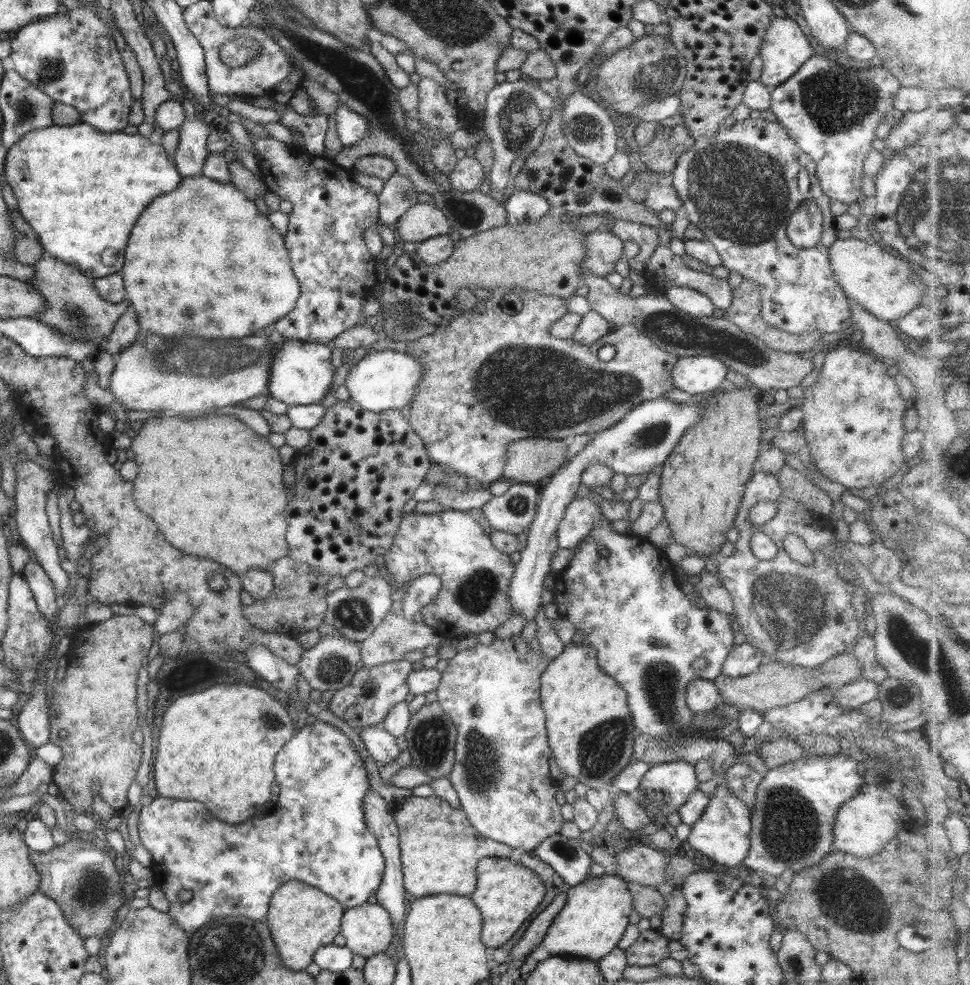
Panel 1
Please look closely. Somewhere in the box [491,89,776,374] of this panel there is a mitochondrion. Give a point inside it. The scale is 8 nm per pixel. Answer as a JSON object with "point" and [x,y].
{"point":[669,328]}

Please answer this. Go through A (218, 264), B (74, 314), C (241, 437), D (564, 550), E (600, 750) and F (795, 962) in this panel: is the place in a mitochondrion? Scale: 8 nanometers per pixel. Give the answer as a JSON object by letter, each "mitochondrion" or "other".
{"A":"other","B":"mitochondrion","C":"other","D":"other","E":"mitochondrion","F":"mitochondrion"}

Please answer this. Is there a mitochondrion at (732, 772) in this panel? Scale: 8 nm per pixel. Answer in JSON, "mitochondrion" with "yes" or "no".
{"mitochondrion":"no"}

